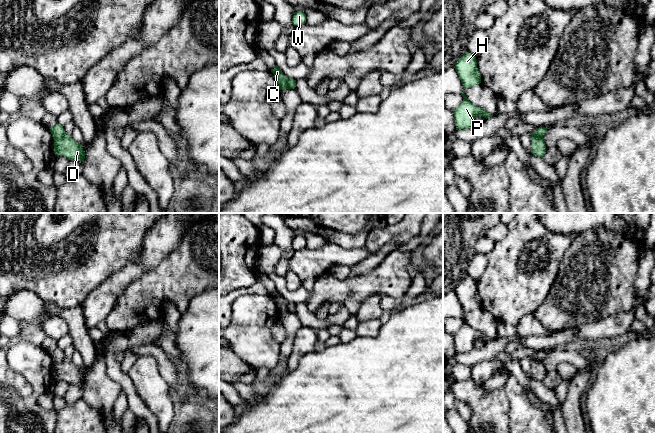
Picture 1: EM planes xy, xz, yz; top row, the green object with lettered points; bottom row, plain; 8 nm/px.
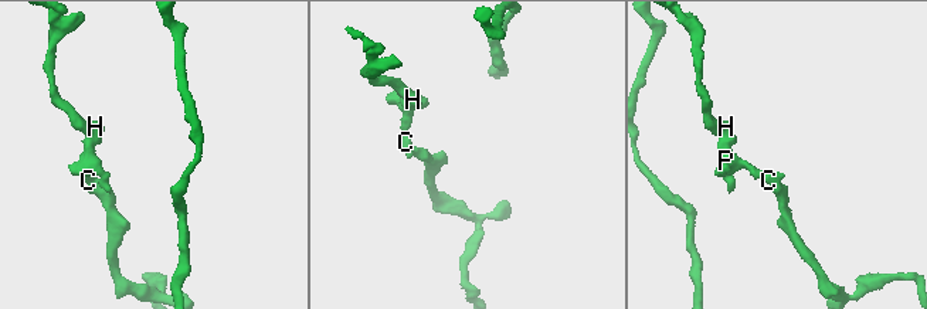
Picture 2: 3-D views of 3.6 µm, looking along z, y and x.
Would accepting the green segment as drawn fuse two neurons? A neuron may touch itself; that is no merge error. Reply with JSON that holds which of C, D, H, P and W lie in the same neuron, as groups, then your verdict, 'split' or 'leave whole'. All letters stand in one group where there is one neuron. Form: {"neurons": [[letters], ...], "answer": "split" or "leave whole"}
{"neurons": [["C", "H", "P", "W"], ["D"]], "answer": "split"}

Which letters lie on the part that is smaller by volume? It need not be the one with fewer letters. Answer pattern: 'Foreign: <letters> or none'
Foreign: C, H, P, W

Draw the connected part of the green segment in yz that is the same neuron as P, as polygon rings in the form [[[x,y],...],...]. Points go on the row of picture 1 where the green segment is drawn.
[[[464,90],[461,95],[463,96],[463,101],[453,111],[456,129],[467,129],[471,127],[474,124],[474,119],[477,116],[482,116],[486,119],[492,116],[483,108],[472,104],[464,94]]]

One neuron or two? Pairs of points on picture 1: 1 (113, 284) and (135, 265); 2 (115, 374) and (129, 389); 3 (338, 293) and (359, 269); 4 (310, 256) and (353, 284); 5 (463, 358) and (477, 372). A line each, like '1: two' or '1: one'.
1: one
2: one
3: two
4: two
5: two

